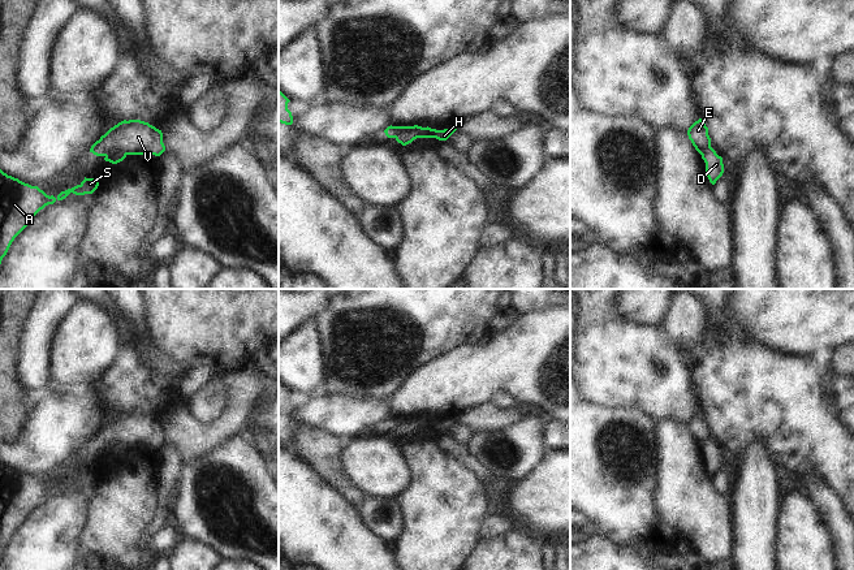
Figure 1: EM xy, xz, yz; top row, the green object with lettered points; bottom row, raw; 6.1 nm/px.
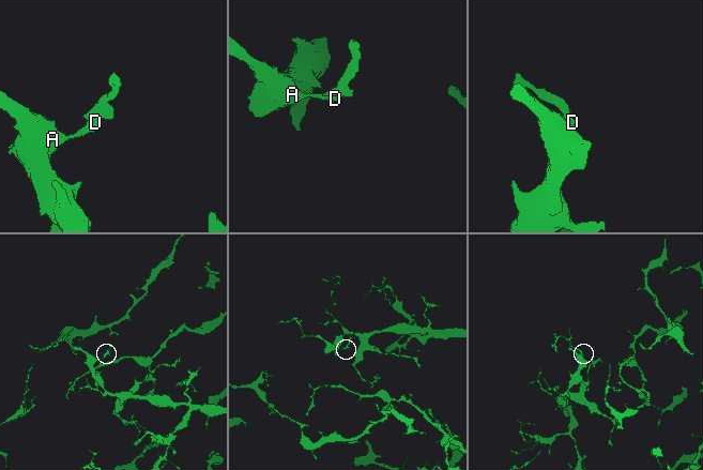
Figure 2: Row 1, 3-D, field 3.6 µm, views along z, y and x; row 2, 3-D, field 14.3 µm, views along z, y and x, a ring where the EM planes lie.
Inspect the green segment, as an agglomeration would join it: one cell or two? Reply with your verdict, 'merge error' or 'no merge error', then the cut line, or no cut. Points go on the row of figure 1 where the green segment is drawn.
merge error | xz (419, 137), (414, 132), (405, 130), (396, 138)

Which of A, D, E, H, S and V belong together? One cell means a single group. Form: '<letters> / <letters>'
A D S / E H V

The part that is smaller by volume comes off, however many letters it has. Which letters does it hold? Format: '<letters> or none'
E, H, V

